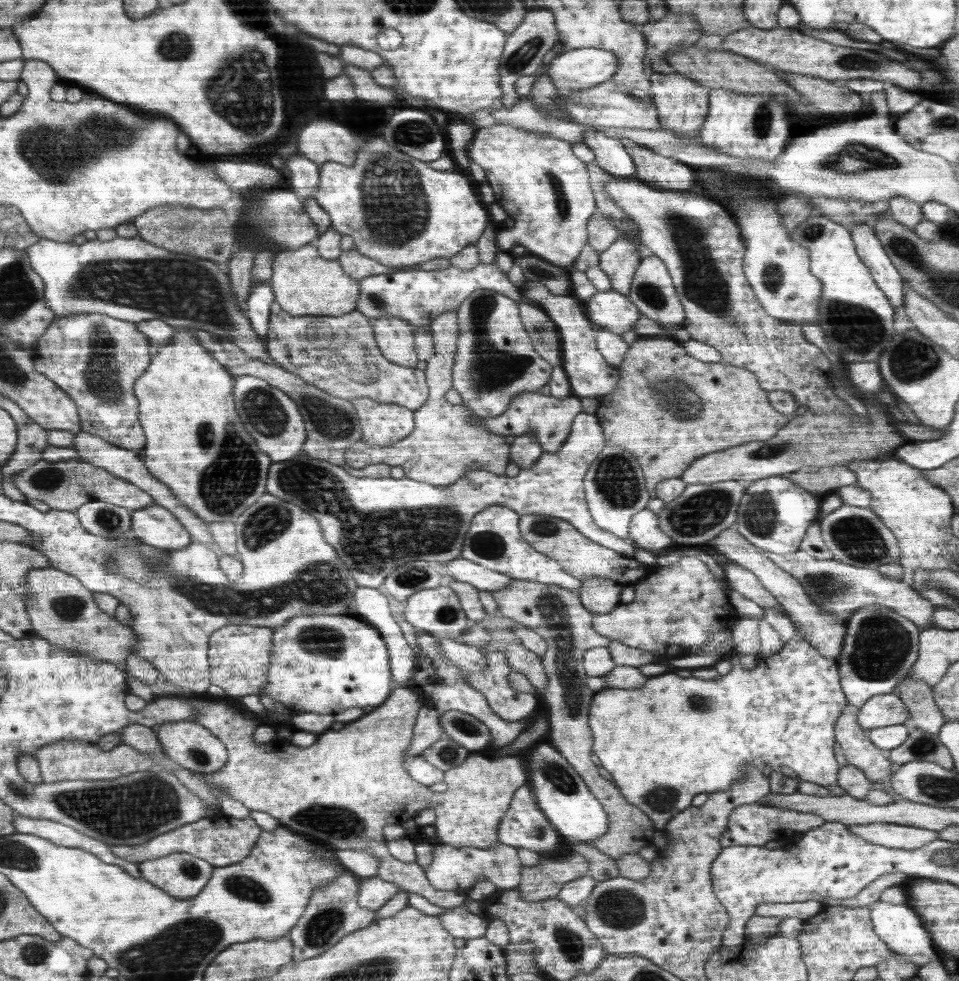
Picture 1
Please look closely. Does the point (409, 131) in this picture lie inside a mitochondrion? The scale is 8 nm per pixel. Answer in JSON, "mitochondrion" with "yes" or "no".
{"mitochondrion":"yes"}

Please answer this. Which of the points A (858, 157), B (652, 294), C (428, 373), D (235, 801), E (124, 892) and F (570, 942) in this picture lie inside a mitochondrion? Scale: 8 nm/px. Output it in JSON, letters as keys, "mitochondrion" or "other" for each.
{"A":"mitochondrion","B":"mitochondrion","C":"other","D":"other","E":"other","F":"mitochondrion"}

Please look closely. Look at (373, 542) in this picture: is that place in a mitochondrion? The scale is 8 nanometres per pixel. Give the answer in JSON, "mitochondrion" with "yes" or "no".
{"mitochondrion":"yes"}

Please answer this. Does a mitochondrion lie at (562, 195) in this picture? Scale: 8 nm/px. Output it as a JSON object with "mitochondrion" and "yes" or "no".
{"mitochondrion":"yes"}

